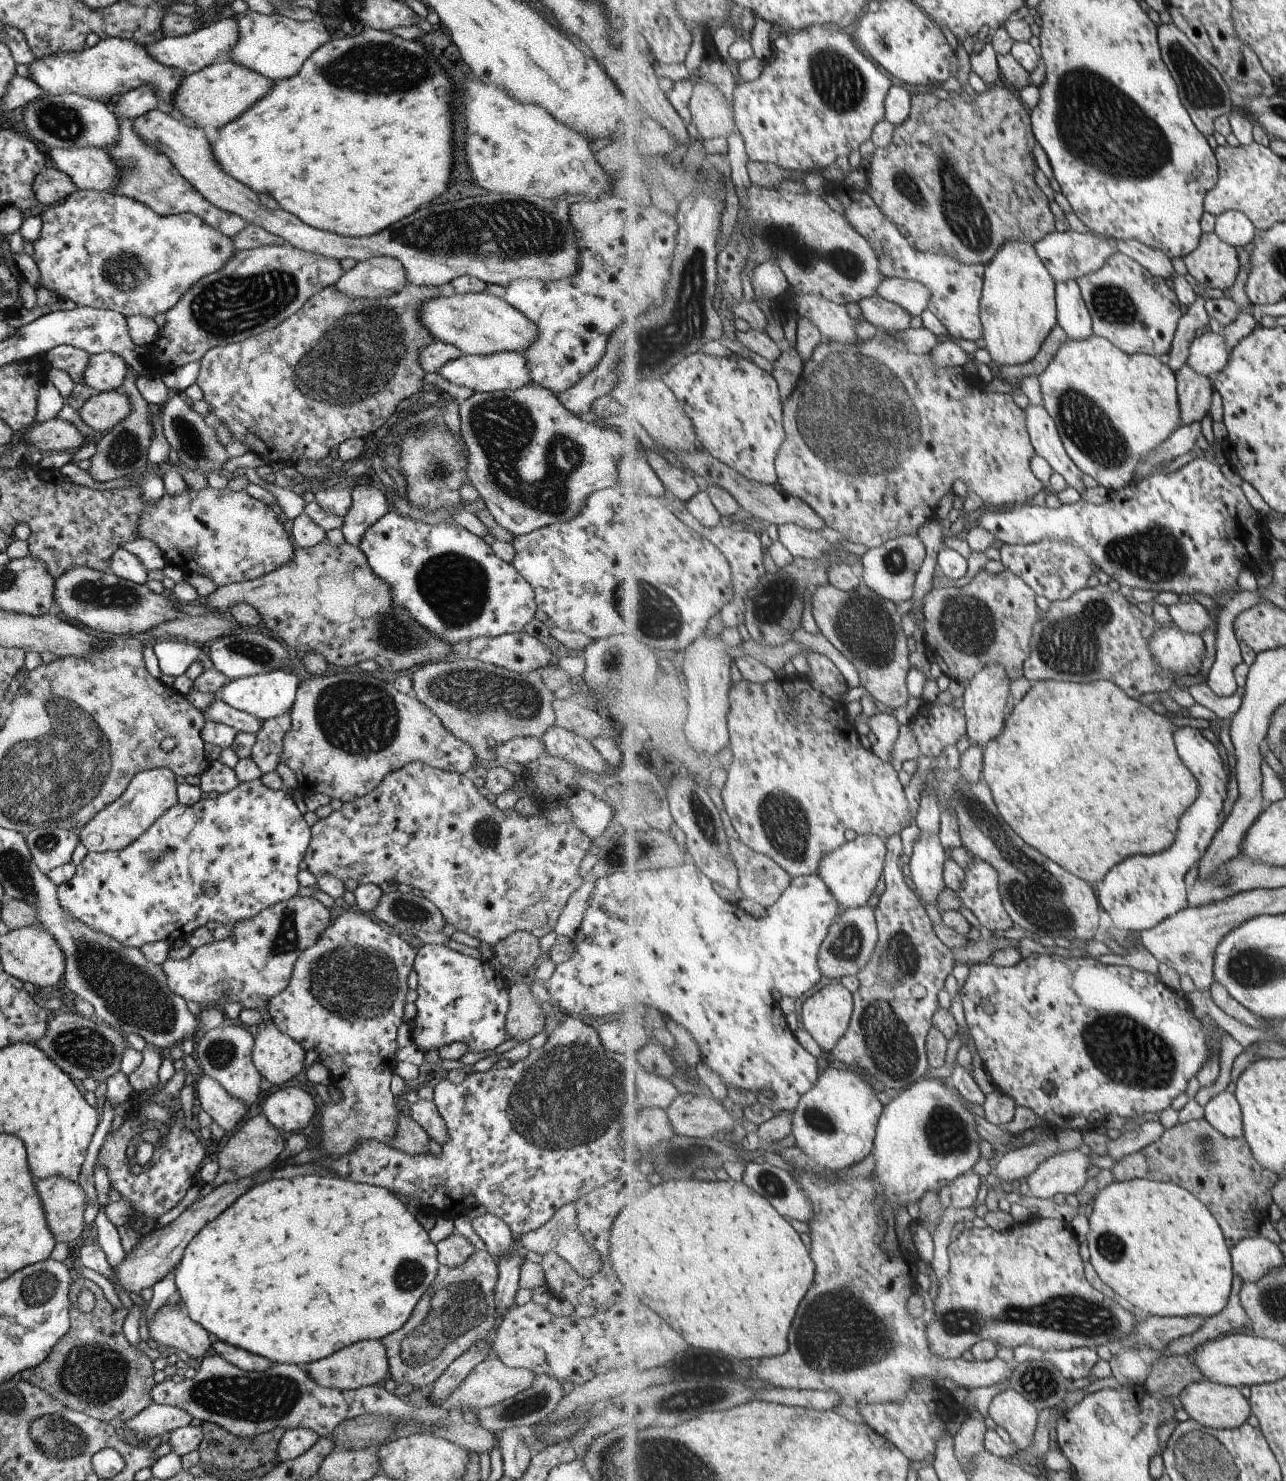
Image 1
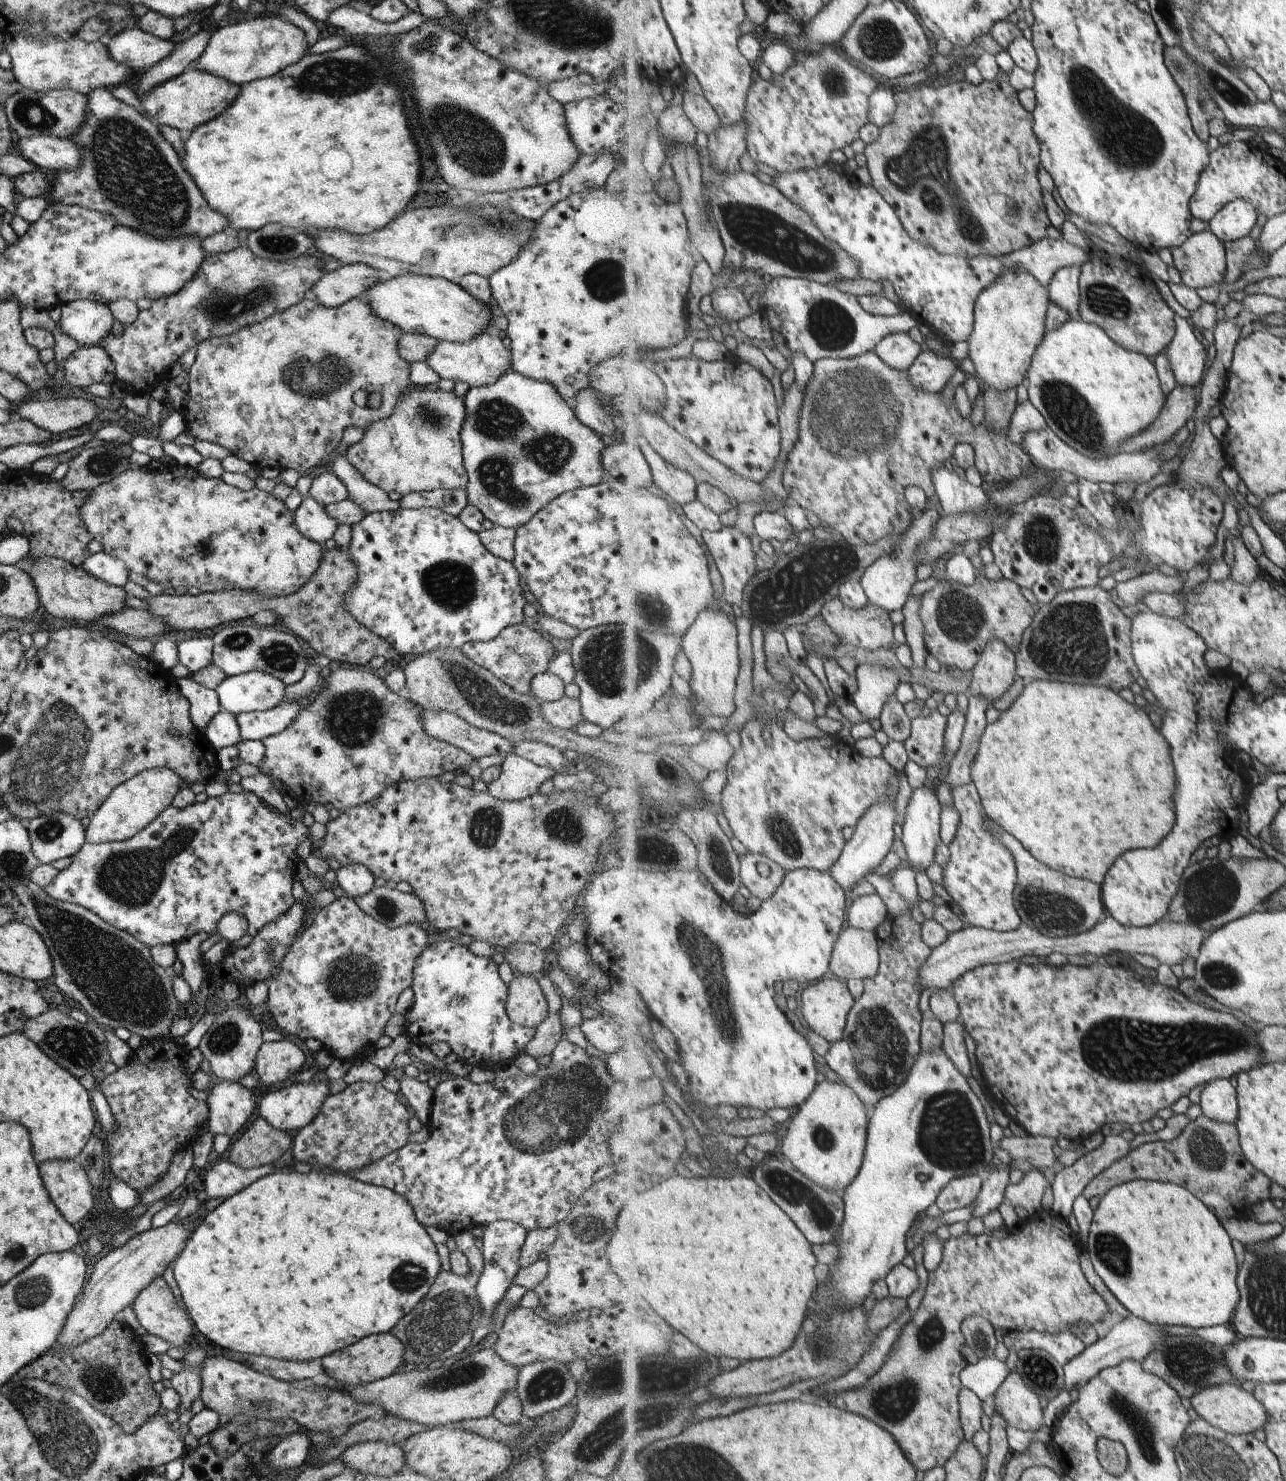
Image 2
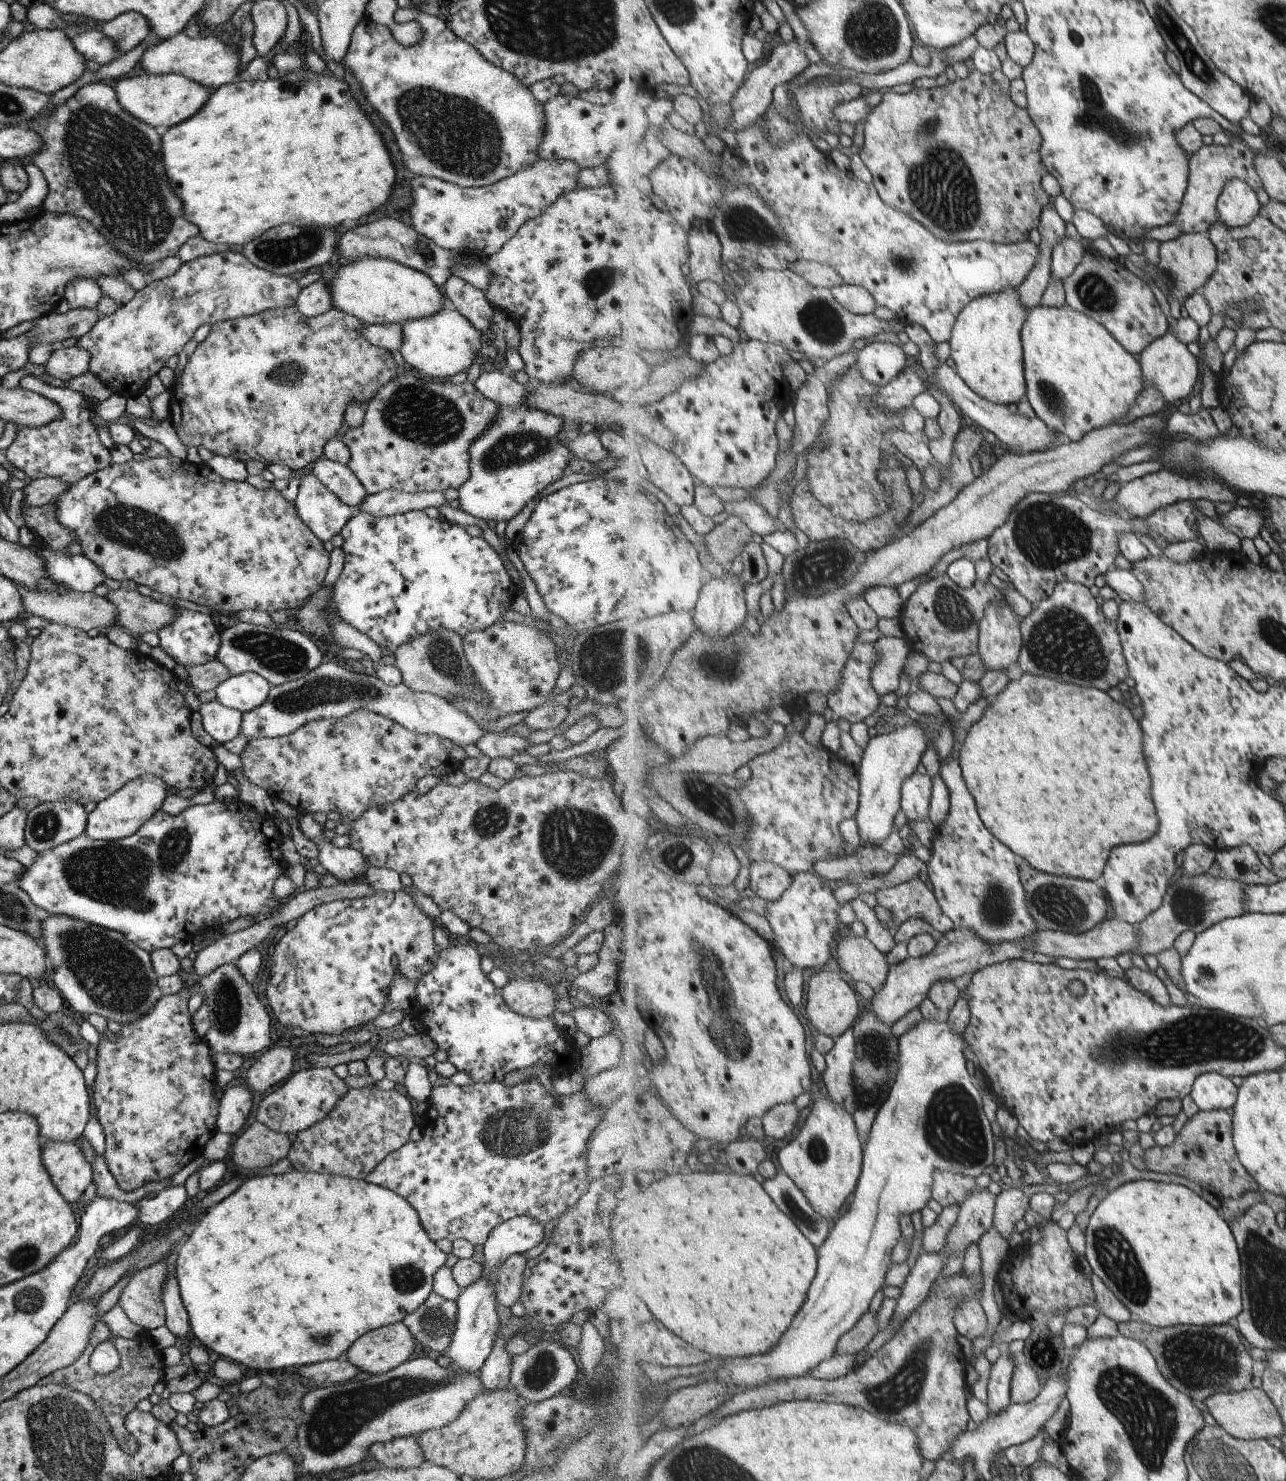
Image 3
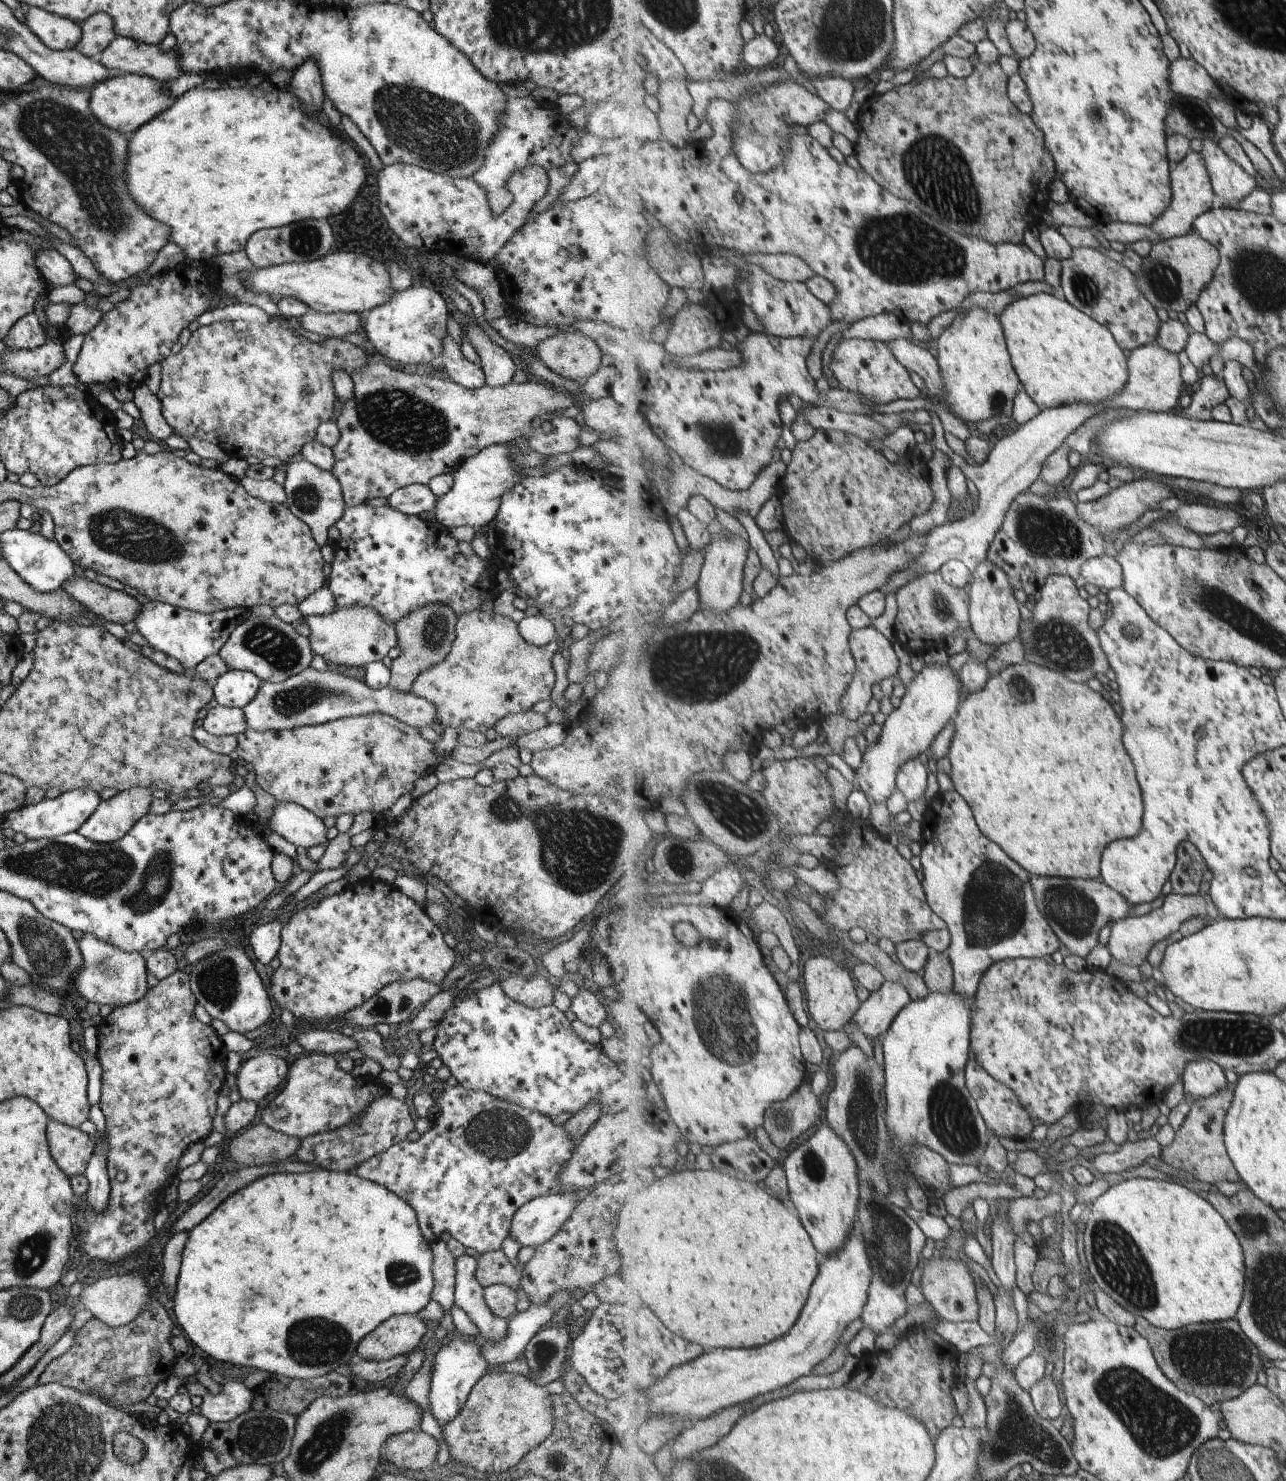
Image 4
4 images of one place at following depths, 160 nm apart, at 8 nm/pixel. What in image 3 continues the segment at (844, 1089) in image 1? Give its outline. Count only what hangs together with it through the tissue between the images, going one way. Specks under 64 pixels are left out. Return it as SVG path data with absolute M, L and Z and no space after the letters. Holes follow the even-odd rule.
M831 1096L818 1098L796 1134L780 1148L777 1158L782 1170L802 1188L815 1210L826 1219L837 1222L838 1212L845 1202L849 1202L862 1173L864 1149L856 1118Z

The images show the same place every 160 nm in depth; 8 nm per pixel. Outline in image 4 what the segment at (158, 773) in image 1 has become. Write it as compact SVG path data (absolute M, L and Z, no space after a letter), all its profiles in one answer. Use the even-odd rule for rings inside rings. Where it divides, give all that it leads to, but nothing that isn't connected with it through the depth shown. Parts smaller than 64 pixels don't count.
M131 787L117 791L112 797L98 802L93 814L76 830L91 842L107 844L118 841L129 829L148 813L153 800L145 787Z

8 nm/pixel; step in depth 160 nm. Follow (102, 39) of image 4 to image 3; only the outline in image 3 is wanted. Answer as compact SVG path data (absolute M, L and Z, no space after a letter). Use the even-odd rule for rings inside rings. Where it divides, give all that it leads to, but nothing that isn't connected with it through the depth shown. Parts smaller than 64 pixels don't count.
M124 12L111 20L95 24L95 30L99 29L116 42L120 54L135 48L151 34L147 19L134 12Z

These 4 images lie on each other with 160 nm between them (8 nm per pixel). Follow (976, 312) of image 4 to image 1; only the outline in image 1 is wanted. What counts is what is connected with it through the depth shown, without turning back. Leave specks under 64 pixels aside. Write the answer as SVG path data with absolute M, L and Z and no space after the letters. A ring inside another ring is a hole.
M1027 241L1006 242L986 267L980 315L984 324L983 340L992 360L990 365L995 369L1003 365L1025 364L1036 357L1049 334L1058 325L1057 280L1045 266L1036 245Z

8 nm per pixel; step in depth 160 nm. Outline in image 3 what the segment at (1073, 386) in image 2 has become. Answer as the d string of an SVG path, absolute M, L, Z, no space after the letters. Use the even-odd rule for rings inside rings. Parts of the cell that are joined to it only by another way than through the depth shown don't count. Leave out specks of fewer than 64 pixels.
M1069 305L1063 308L1037 306L1030 309L1028 321L1022 331L1022 341L1028 384L1027 400L1035 409L1037 417L1068 442L1078 443L1095 429L1108 427L1125 419L1145 390L1144 368L1139 364L1138 356L1130 353L1097 319Z

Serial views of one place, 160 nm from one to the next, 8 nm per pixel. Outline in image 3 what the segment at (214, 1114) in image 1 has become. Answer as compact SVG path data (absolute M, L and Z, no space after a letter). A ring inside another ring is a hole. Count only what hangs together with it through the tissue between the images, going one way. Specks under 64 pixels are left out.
M229 1086L223 1089L217 1103L216 1132L230 1135L239 1132L251 1110L251 1100L251 1093L245 1086Z

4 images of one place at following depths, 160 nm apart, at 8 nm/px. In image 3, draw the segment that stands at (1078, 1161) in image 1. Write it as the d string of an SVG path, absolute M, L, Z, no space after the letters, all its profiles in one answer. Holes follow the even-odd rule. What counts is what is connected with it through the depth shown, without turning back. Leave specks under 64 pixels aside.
M1018 1185L1002 1191L997 1196L994 1227L1005 1240L1013 1232L1015 1224L1025 1216L1027 1208L1029 1208L1029 1196Z

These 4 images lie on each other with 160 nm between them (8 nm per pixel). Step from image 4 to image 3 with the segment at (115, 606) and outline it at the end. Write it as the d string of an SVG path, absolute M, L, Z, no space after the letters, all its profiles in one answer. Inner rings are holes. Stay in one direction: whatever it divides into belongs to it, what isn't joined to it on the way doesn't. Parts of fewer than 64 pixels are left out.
M136 589L108 590L105 598L118 610L116 627L135 638L143 633L156 633L171 624L179 608L141 595Z

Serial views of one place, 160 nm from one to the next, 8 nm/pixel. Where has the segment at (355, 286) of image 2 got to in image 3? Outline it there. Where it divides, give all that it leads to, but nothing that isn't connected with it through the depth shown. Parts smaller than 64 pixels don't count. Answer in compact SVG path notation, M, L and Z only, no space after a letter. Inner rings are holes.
M320 277L318 280L303 287L294 304L297 310L305 316L322 315L332 308L332 296L328 287L328 280Z

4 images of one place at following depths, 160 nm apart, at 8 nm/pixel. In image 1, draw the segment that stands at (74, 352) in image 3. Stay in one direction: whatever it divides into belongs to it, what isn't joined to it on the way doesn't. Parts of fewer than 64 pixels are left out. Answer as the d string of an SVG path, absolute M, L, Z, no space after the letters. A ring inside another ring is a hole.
M102 352L87 358L84 384L93 392L117 390L126 375L126 362L113 353Z

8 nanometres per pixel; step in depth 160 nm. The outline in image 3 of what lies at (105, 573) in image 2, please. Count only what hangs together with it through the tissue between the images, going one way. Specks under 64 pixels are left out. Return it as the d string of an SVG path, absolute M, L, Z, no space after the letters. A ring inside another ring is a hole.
M44 548L39 556L46 575L65 589L89 592L106 577L85 555L62 555Z

